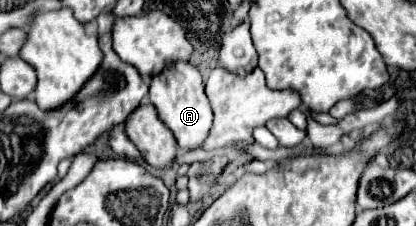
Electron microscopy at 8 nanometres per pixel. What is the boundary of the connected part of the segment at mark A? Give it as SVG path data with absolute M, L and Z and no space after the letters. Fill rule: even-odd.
M185 61L167 65L157 77L153 77L151 89L149 89L149 101L155 105L159 119L173 131L181 149L189 151L189 149L199 149L203 145L211 129L213 113L197 67Z

